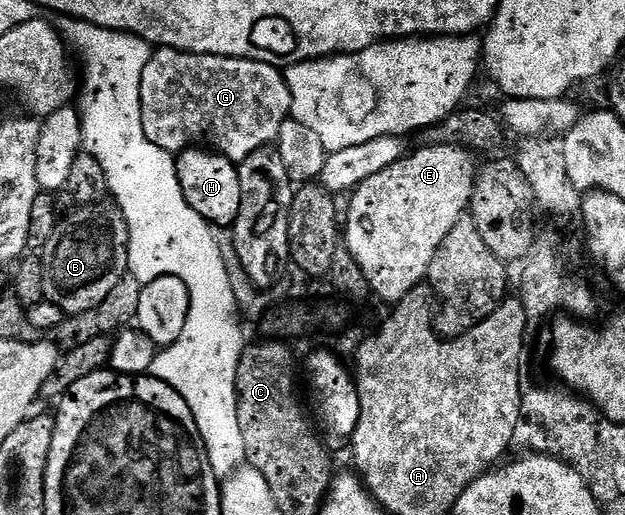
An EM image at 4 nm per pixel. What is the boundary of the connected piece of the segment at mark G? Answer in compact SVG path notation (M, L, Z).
M161 47L153 50L152 60L146 65L146 73L142 73L142 129L146 129L146 137L158 145L158 149L169 153L179 153L197 145L207 145L218 155L224 155L231 163L239 164L250 153L271 148L280 136L282 125L292 113L292 94L288 88L285 72L269 63L259 63L257 59L239 59L225 55L195 55L189 51L176 51L173 47Z

